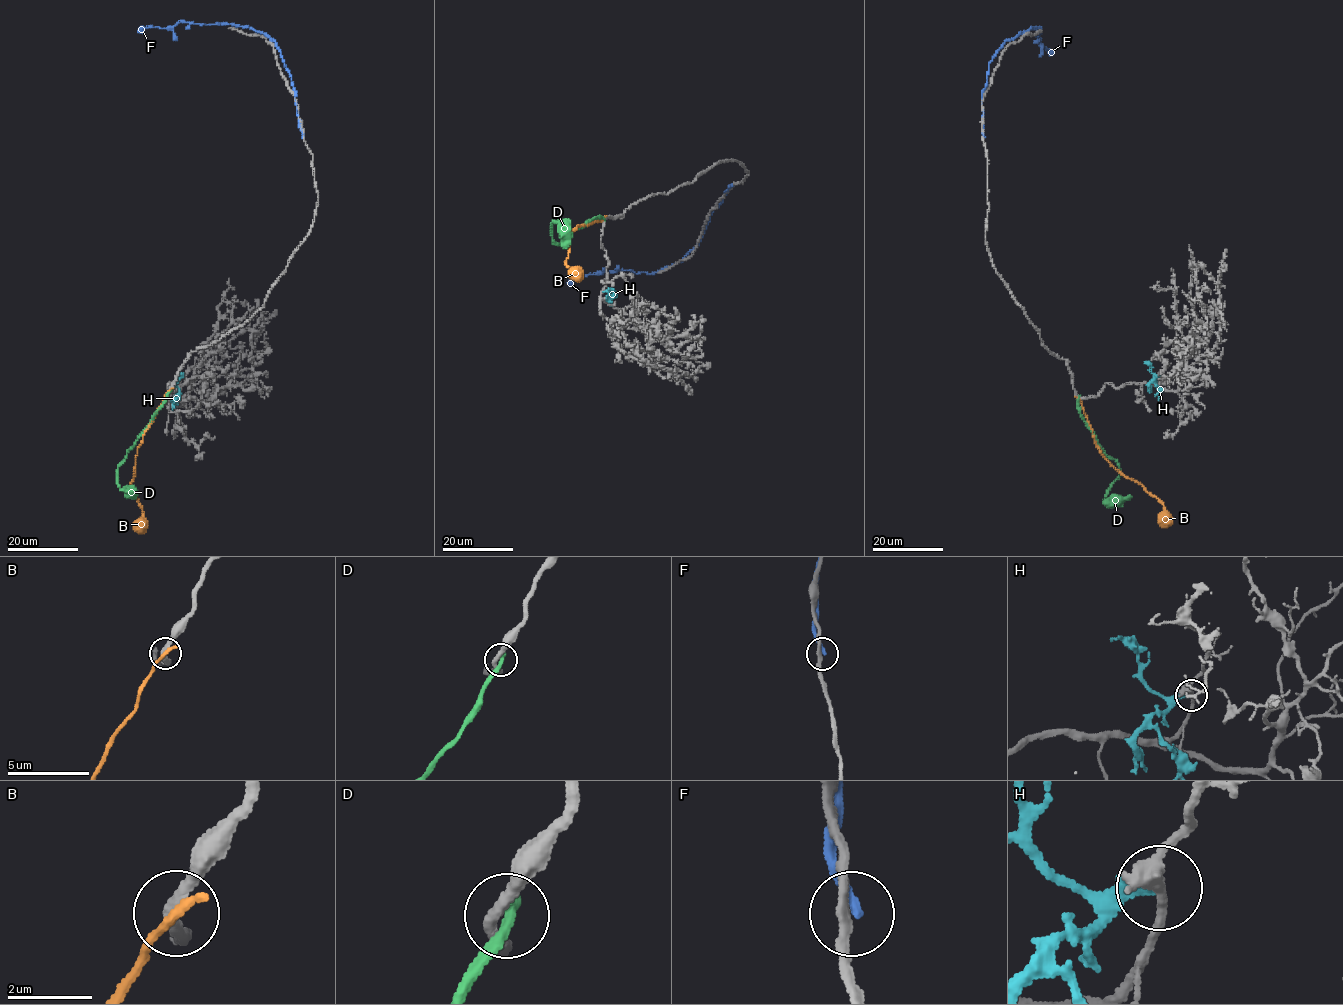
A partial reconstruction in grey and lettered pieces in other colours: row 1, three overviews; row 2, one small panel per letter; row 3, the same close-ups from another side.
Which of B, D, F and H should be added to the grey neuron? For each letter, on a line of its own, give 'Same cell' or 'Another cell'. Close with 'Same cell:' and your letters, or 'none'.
B: Another cell
D: Another cell
F: Another cell
H: Another cell
Same cell: none

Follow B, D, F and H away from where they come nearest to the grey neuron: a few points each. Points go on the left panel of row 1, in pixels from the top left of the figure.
B: (170, 389), (138, 448), (131, 486), (142, 513), (139, 532)
D: (171, 388), (118, 467), (118, 485), (124, 492), (132, 491)
F: (302, 138), (290, 71), (275, 42), (267, 36), (249, 27), (180, 21), (172, 28), (142, 28), (138, 32)
H: (177, 388), (179, 398), (172, 412)

